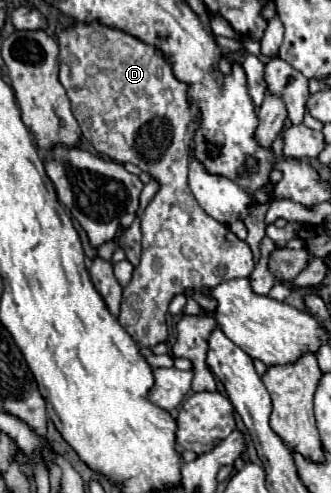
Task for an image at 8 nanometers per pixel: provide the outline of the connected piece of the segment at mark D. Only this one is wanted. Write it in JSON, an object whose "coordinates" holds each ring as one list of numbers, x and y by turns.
{"coordinates":[[97,21,67,27,65,31,61,31,57,41,61,65,59,81,67,89,73,115,81,125,85,141,89,141,99,155,105,155,117,163,133,163,161,183,161,189,141,215,143,253,129,285,123,289,123,303,119,313,119,323,123,325,123,329,139,345,153,347,161,341,167,341,167,305,175,295,183,293,185,289,203,291,235,277,249,277,255,269,253,253,249,245,241,241,227,225,221,225,219,221,209,217,193,199,193,193,187,187,189,165,185,137,187,125,193,119,193,111,189,107,187,83,181,83,173,75,171,63,165,53,125,31,105,27]]}

